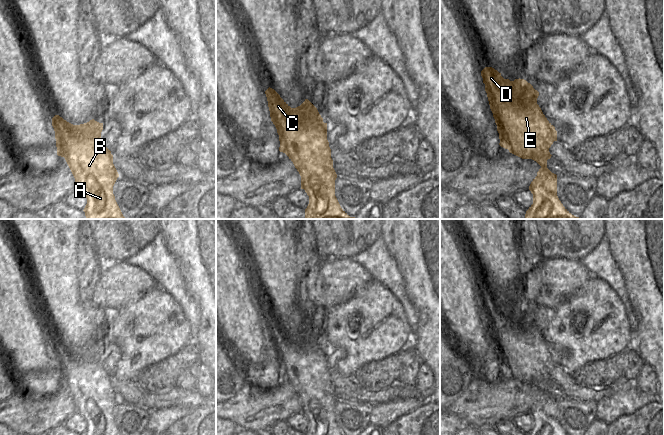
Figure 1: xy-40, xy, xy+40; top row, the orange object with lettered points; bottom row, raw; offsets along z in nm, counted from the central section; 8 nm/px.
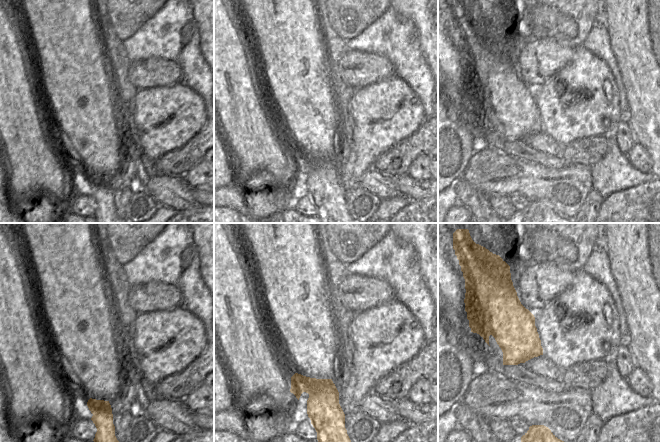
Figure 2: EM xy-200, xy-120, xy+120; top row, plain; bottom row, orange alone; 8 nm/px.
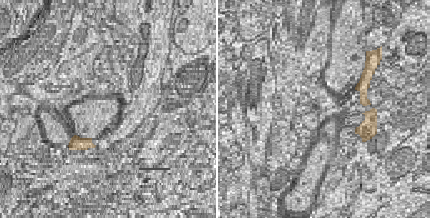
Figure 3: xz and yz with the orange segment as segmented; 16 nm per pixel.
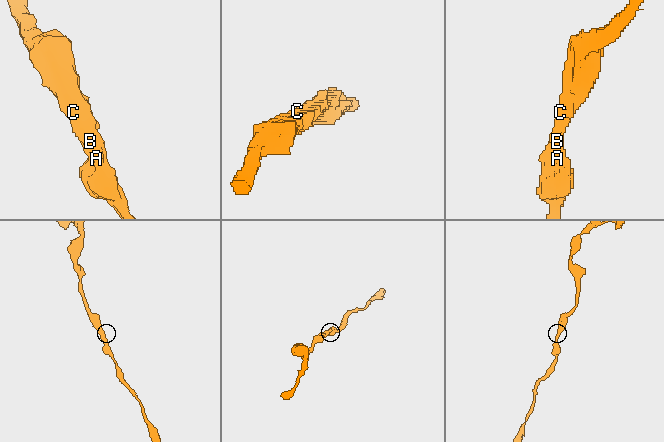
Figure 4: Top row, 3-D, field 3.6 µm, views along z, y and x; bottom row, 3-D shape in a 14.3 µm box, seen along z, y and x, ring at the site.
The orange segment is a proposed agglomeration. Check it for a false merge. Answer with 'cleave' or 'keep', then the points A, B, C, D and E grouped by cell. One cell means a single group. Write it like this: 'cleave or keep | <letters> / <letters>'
keep | A B C D E

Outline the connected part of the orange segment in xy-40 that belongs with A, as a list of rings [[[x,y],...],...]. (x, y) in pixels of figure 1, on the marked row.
[[[55,115],[52,126],[57,155],[65,158],[77,189],[87,198],[86,219],[126,219],[113,194],[119,174],[111,151],[101,140],[103,123],[92,119],[73,125]]]

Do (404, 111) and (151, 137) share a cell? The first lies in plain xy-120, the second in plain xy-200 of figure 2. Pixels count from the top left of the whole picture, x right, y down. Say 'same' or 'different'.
same

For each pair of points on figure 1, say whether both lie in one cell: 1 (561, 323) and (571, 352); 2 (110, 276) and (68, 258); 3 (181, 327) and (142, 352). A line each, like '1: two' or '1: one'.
1: one
2: two
3: one

